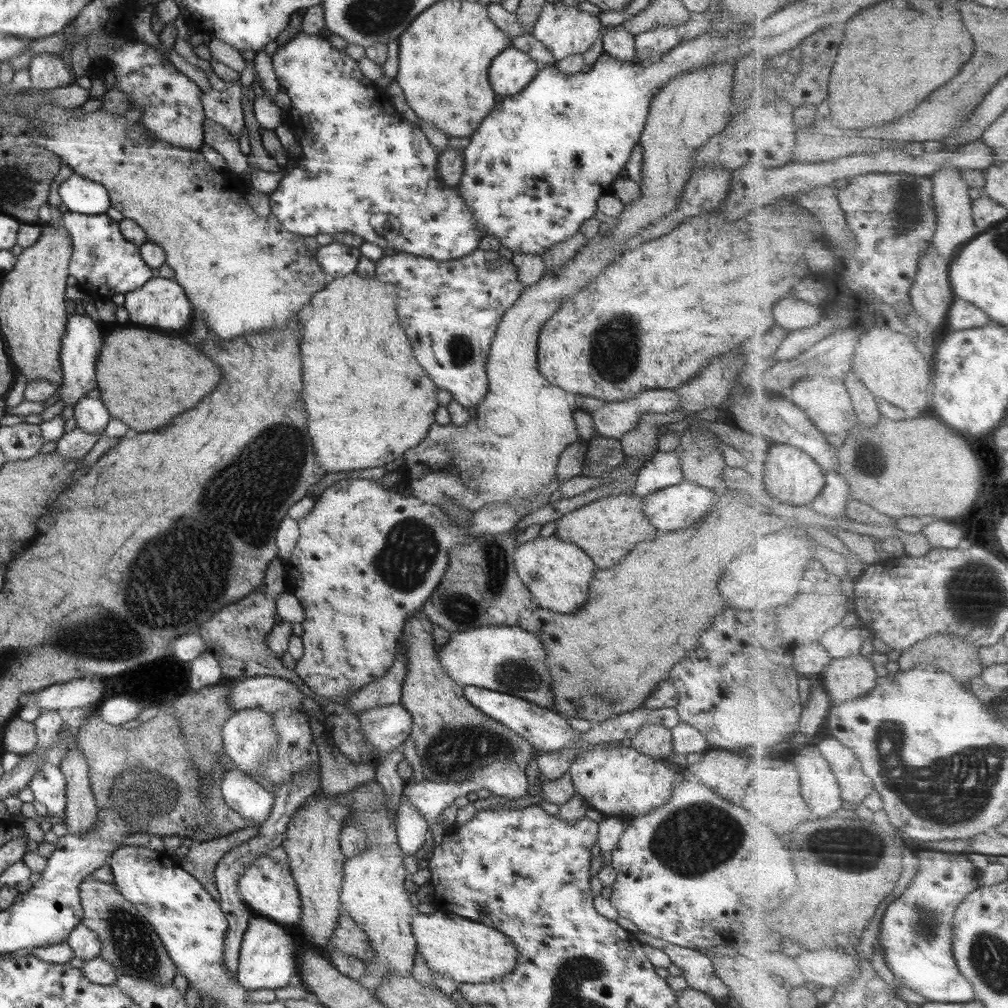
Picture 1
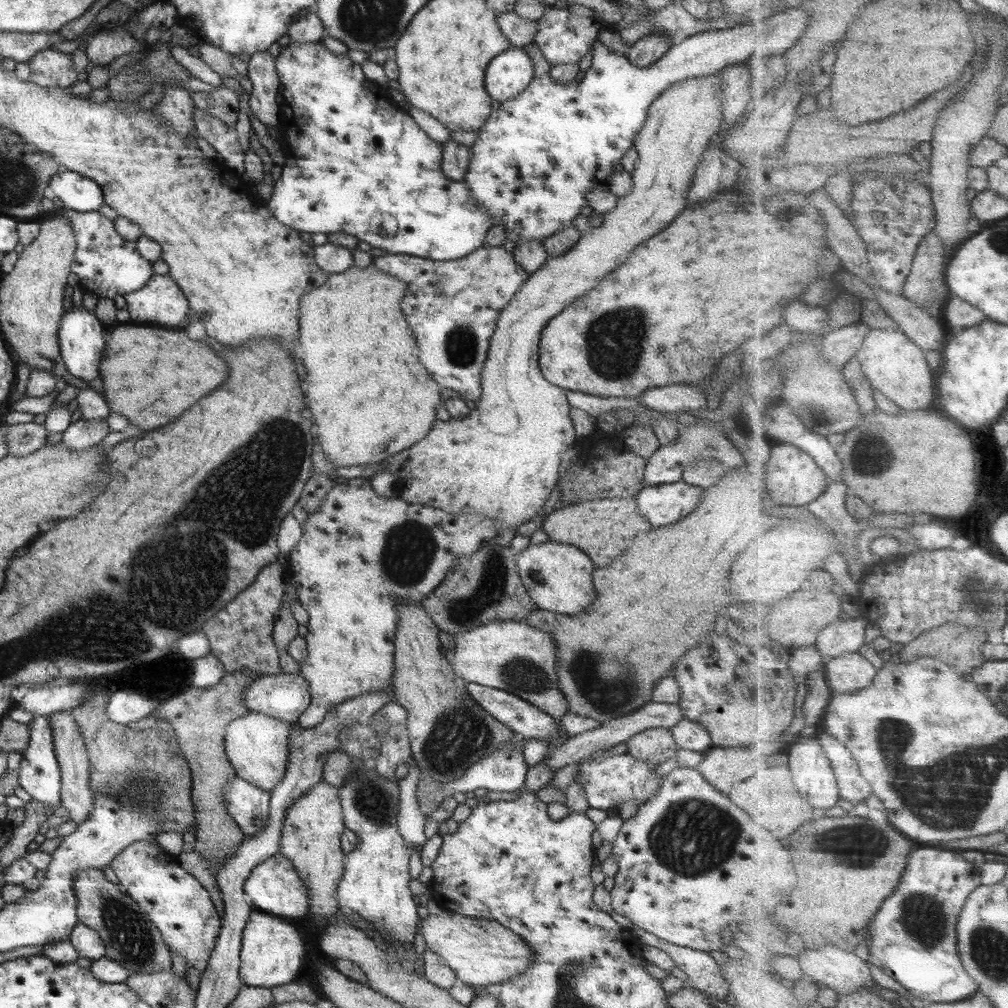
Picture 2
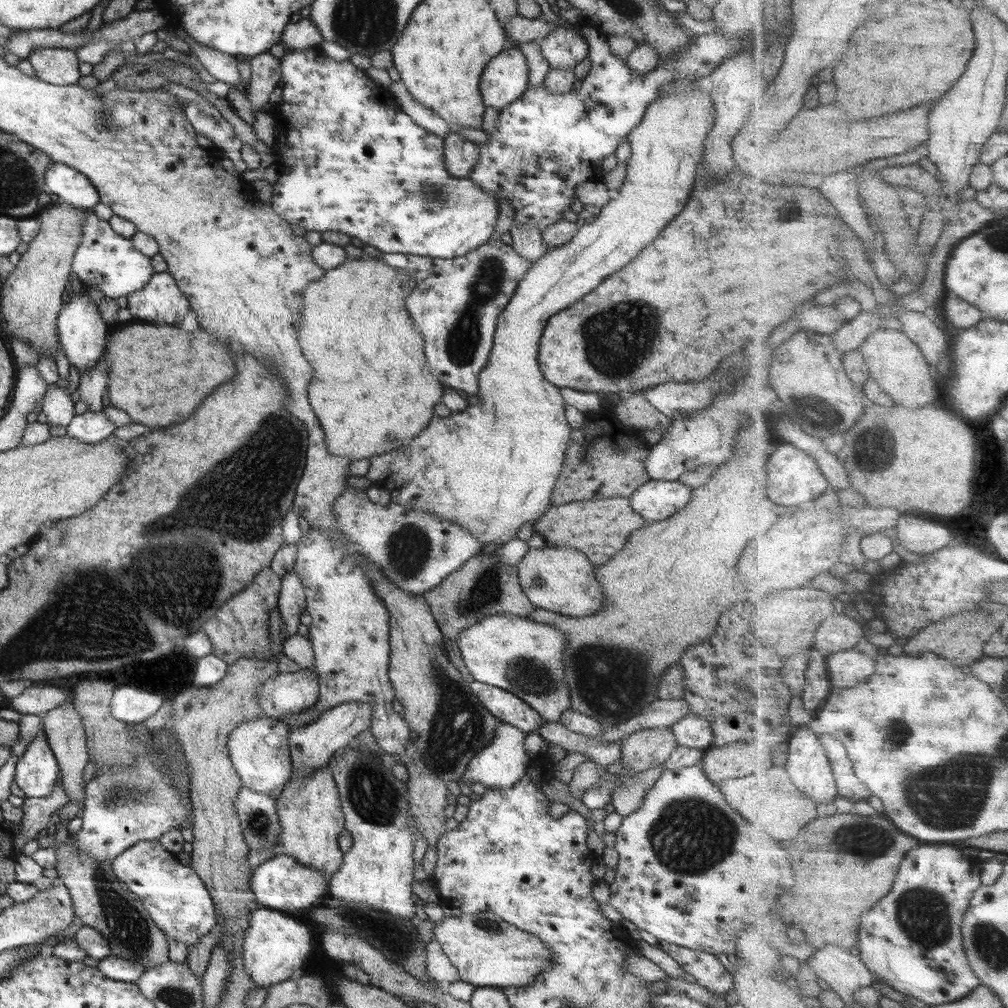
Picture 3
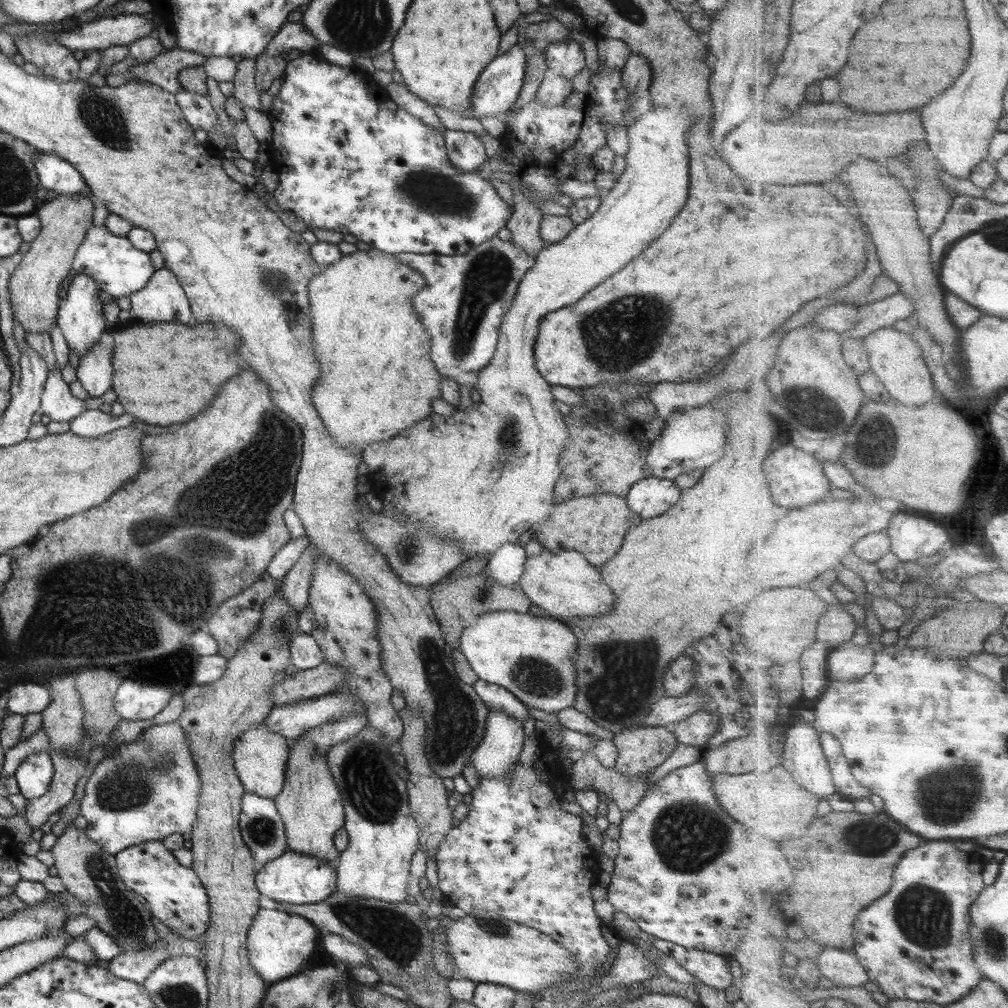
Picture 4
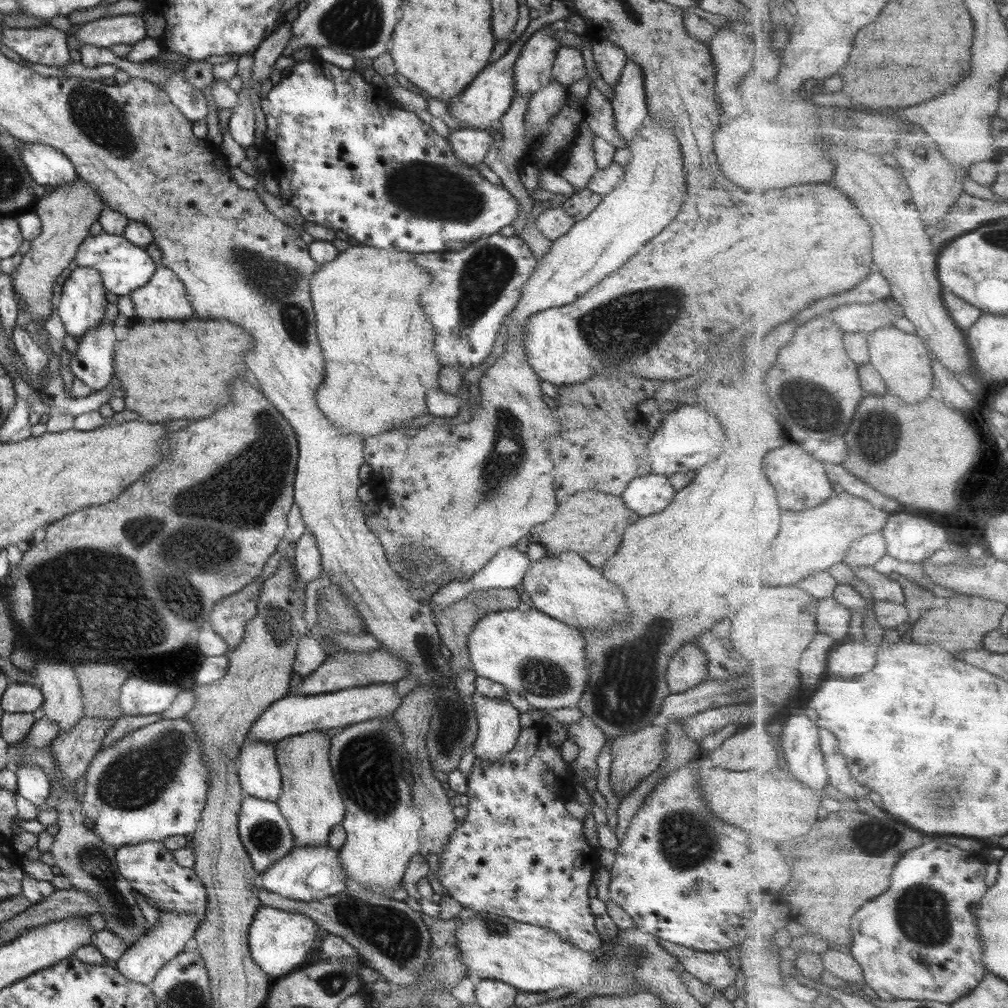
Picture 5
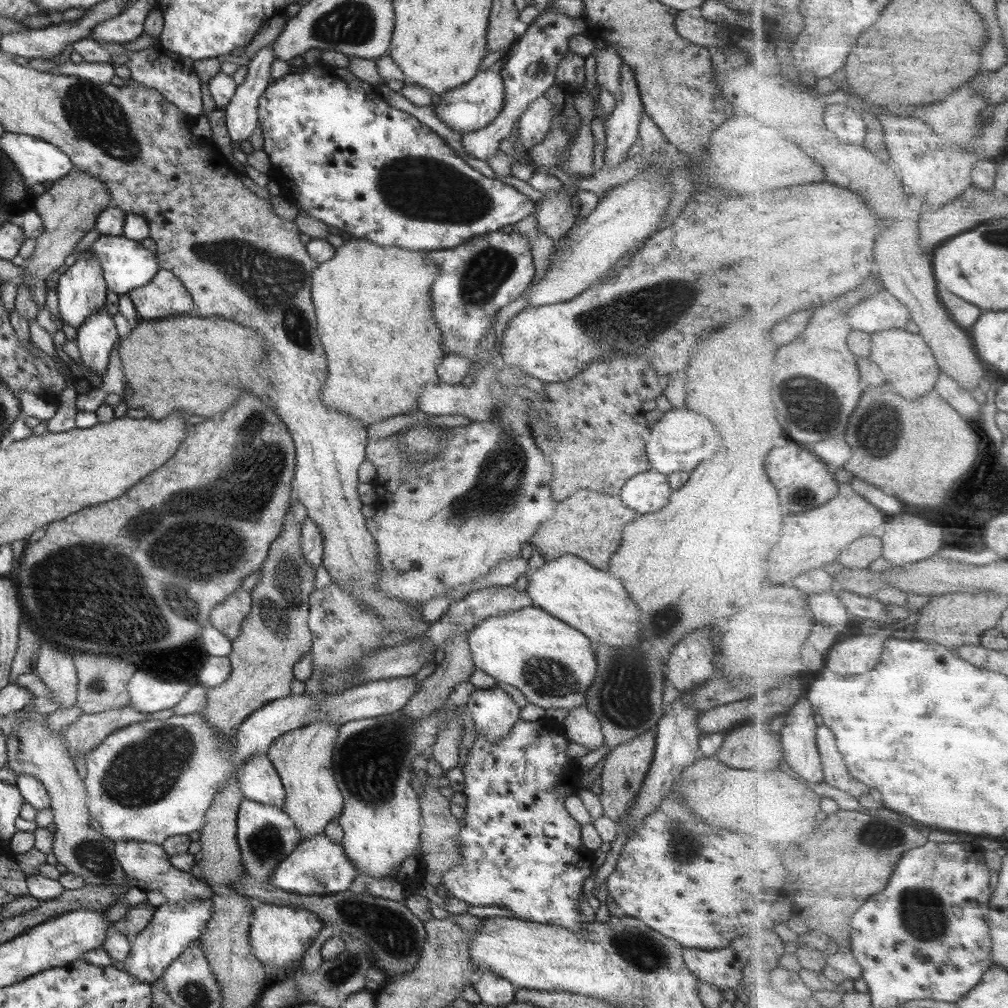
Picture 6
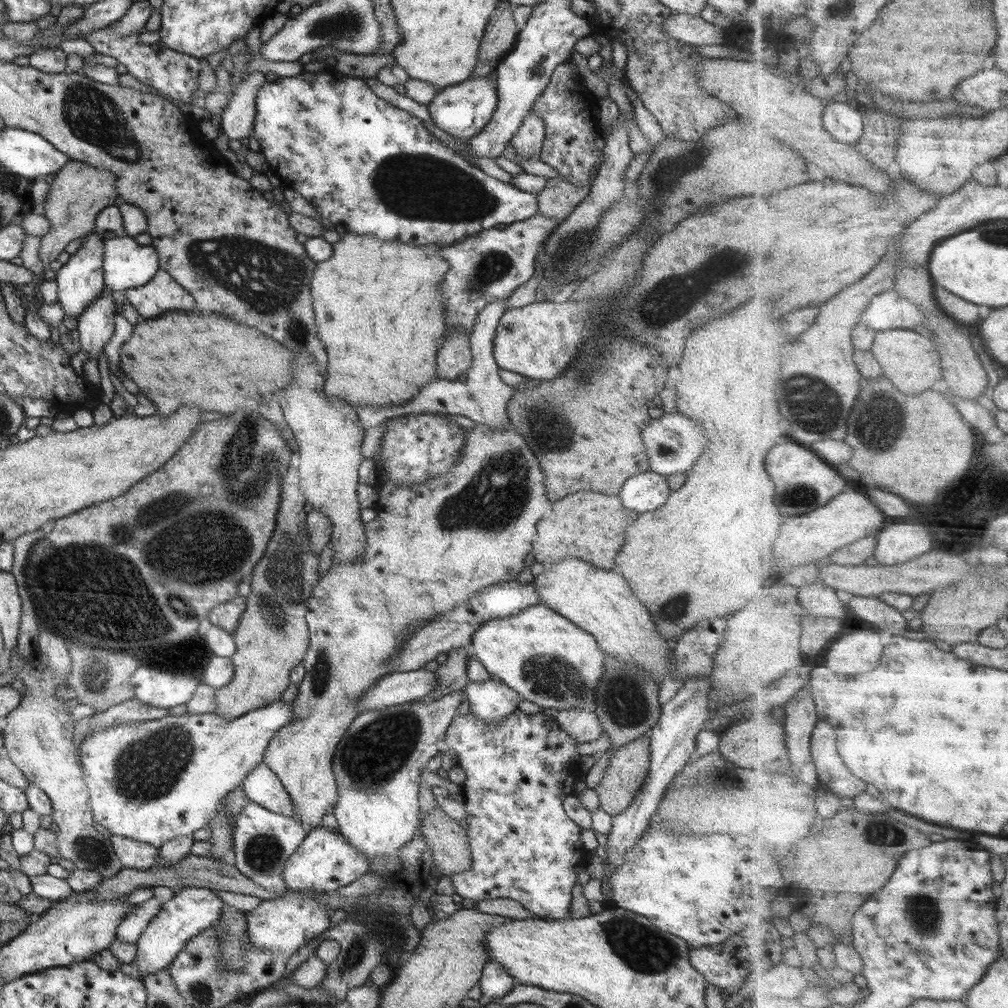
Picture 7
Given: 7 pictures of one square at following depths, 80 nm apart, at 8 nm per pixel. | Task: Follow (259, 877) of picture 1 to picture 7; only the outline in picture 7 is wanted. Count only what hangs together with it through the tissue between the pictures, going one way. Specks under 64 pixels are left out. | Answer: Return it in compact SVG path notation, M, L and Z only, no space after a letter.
M314 827L308 830L306 838L298 850L285 864L283 879L290 891L311 890L317 893L336 892L341 886L348 886L369 872L367 856L355 849L340 831L331 831L326 827Z

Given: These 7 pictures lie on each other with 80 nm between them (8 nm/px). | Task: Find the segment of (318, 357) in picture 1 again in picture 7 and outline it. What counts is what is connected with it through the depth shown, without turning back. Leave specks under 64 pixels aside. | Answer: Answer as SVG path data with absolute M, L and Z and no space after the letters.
M346 232L333 244L333 253L324 262L319 262L310 279L310 292L313 298L313 311L317 324L318 338L324 343L328 360L323 389L329 397L343 398L354 408L364 406L387 407L397 405L414 398L420 389L437 376L437 352L444 336L447 334L445 323L445 302L439 291L442 276L448 272L450 263L442 256L442 246L437 244L413 245L400 241L387 241L374 235L360 235Z

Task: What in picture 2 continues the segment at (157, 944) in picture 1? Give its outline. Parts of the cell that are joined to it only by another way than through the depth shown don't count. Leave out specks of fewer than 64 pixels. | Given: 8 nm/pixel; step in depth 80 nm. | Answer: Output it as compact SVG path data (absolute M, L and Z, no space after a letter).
M105 867L89 868L78 871L73 878L73 889L78 901L78 923L96 930L106 948L104 957L118 961L126 970L130 970L131 974L170 972L170 948L166 946L158 928L120 884L106 879L104 870Z

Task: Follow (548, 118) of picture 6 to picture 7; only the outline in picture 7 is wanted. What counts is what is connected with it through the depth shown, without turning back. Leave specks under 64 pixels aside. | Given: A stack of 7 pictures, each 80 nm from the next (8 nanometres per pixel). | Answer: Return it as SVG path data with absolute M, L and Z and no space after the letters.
M530 112L524 118L517 133L509 140L509 145L513 146L518 158L523 160L537 158L546 138L545 130L543 120L537 114Z

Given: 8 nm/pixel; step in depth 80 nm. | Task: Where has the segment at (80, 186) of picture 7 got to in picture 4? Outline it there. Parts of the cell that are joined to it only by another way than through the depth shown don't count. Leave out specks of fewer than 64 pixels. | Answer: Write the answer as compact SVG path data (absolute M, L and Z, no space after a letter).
M59 194L55 199L40 201L34 214L41 222L41 232L30 244L30 249L9 278L9 293L14 318L26 332L48 333L57 322L60 302L58 291L70 269L78 247L85 239L86 231L93 226L94 201L91 196L69 197Z

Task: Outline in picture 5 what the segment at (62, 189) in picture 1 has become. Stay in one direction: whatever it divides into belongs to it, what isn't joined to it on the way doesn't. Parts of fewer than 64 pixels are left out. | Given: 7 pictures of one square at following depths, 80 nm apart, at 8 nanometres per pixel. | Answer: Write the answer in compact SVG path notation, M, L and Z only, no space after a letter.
M22 141L21 146L18 150L20 158L28 168L34 184L59 187L79 178L72 161L62 154L61 150L42 143L26 141Z

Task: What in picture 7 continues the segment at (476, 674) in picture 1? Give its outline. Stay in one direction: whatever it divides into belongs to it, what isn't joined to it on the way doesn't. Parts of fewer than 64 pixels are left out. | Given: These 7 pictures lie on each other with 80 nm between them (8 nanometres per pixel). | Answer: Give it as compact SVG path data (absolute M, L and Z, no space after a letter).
M532 605L518 614L486 621L472 635L472 640L465 649L469 655L474 655L490 674L513 688L522 700L534 702L542 709L594 710L597 686L605 671L604 654L598 650L598 644L592 634L549 606Z

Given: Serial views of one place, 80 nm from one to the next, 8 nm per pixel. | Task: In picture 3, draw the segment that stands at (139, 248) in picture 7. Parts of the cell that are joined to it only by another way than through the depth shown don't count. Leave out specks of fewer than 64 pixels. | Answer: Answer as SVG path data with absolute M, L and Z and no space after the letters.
M87 211L82 224L83 241L76 249L71 272L76 272L86 286L104 293L105 297L116 299L142 290L154 273L151 258L138 252L129 238L114 233L107 221L100 220L93 211Z

